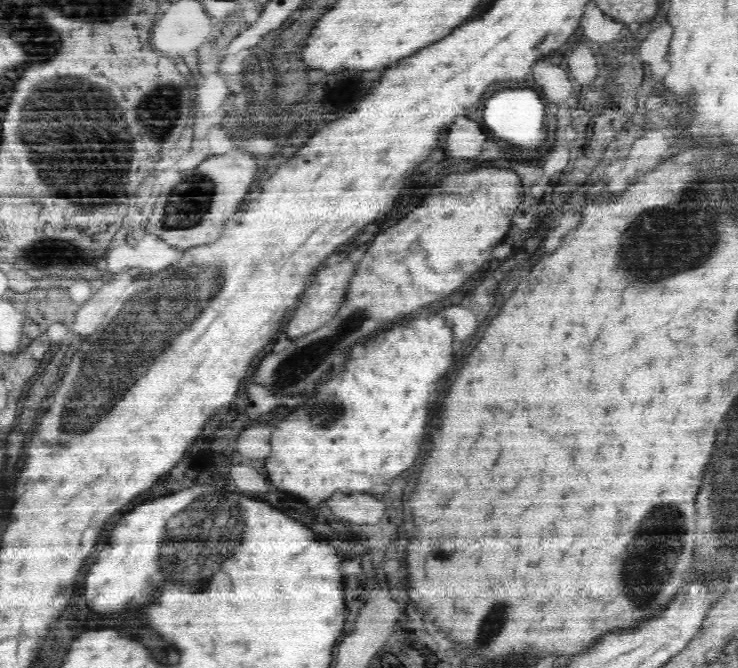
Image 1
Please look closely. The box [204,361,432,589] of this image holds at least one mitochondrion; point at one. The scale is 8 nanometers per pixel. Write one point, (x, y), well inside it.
(326, 413)

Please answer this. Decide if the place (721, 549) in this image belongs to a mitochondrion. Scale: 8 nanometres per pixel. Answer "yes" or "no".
yes

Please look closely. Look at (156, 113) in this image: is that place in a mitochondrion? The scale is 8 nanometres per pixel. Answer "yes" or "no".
yes

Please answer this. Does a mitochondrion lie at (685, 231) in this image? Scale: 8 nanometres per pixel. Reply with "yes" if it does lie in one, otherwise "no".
yes

